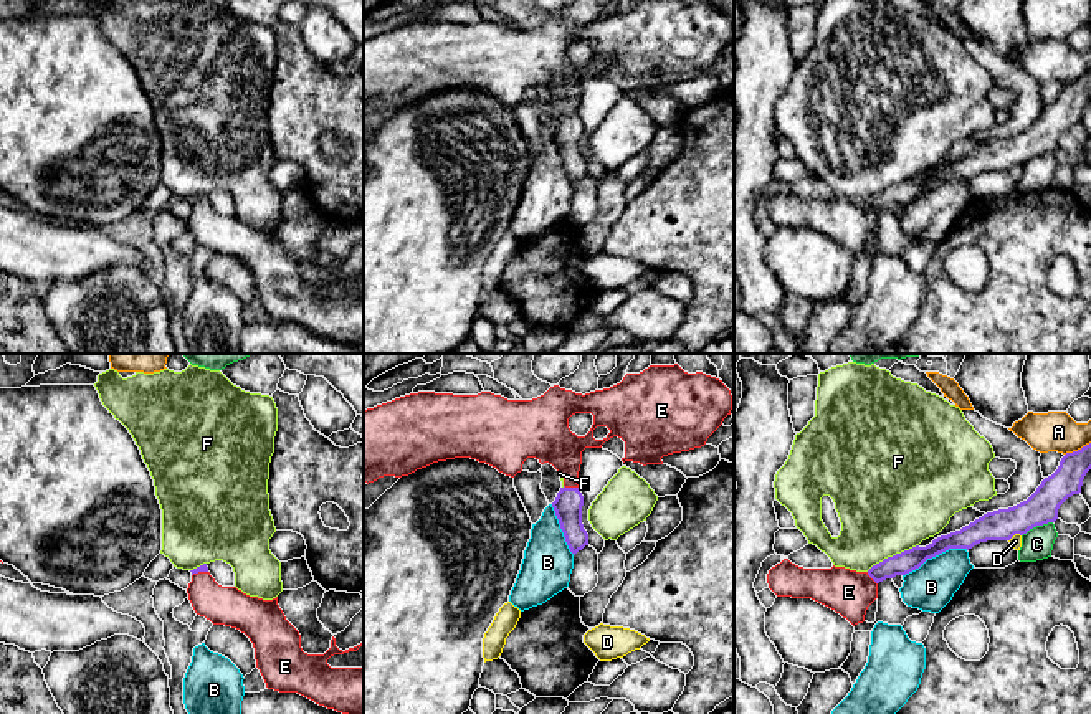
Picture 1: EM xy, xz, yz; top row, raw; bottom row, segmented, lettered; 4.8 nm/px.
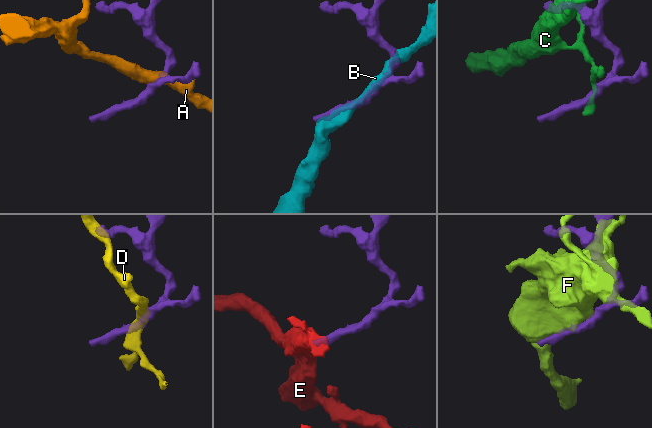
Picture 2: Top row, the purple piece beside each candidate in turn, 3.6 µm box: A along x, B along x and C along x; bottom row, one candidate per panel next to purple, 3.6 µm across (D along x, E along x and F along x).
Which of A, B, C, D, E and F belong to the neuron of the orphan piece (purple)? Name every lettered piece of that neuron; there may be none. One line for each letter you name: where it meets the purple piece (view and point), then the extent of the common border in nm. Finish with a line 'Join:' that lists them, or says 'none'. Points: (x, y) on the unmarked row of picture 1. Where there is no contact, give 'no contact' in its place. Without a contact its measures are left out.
E: xz (571, 118) | 70 nm
Join: E

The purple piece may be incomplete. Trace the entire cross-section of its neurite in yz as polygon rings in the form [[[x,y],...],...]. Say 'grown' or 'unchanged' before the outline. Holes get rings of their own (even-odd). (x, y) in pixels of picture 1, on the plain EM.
grown; [[[1091,73],[1066,83],[1058,99],[1045,107],[1023,132],[987,142],[960,160],[934,169],[926,177],[912,177],[884,188],[868,202],[845,197],[803,198],[784,188],[767,203],[769,218],[777,226],[812,228],[846,248],[853,256],[865,251],[868,236],[878,228],[878,213],[919,198],[949,178],[972,178],[987,170],[1010,170],[1036,155],[1055,152],[1060,136],[1081,122],[1083,109],[1091,99]]]

